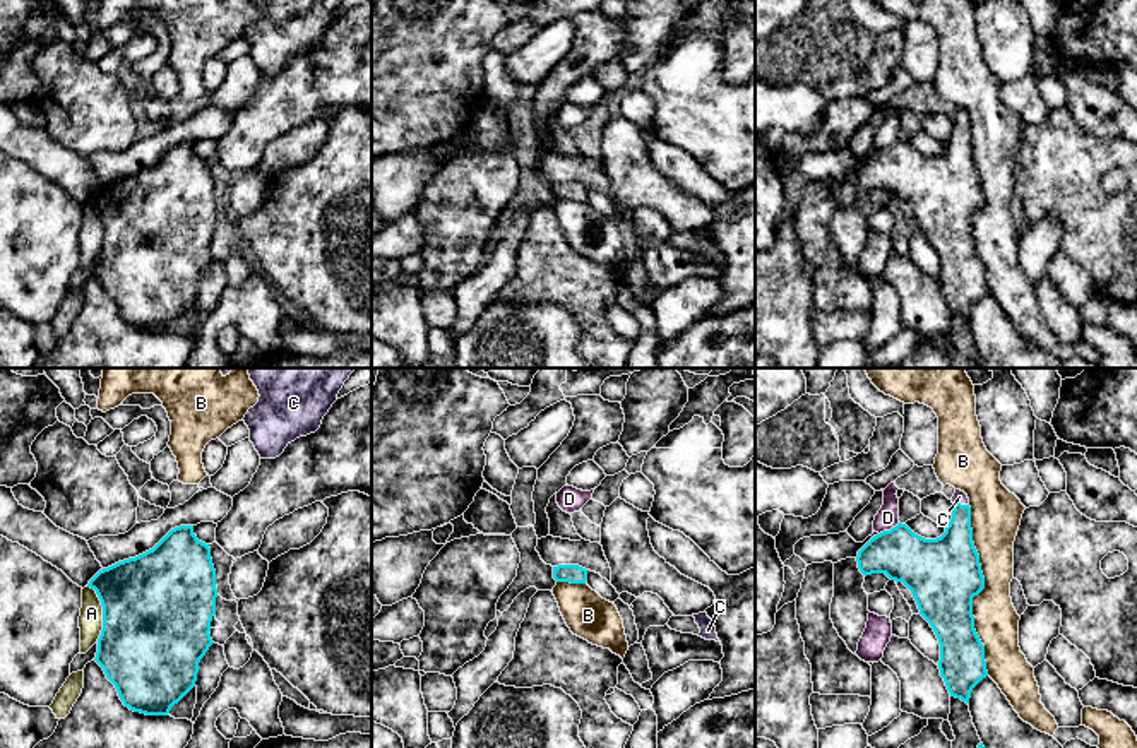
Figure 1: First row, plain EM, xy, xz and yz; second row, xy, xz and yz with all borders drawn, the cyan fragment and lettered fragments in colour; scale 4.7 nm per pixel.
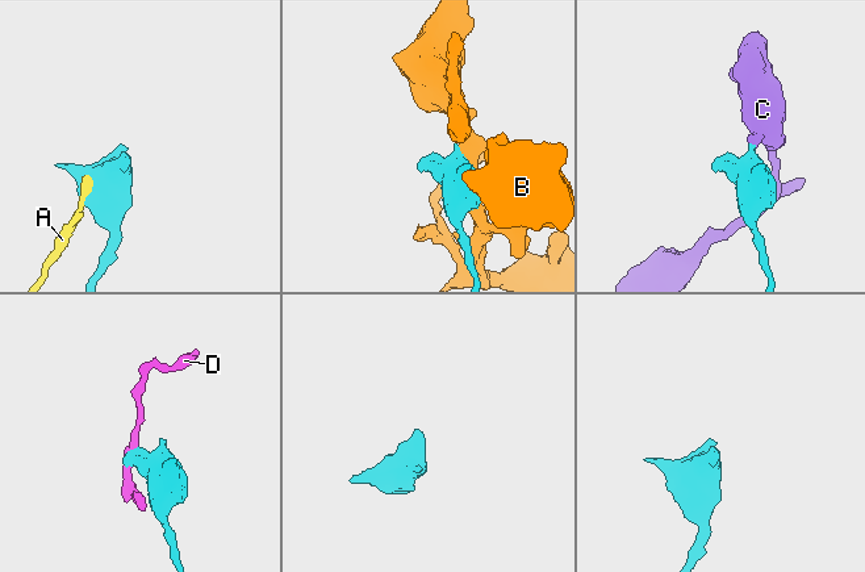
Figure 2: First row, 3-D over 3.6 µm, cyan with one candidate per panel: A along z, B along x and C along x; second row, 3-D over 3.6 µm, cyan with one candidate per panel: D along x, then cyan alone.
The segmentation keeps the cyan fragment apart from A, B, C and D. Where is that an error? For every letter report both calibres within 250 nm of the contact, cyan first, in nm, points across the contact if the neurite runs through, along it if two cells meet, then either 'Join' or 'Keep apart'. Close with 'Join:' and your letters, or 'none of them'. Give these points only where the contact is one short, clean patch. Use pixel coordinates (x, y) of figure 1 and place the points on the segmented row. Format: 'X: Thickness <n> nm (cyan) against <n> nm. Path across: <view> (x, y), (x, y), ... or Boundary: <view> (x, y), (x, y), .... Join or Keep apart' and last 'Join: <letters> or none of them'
A: Thickness 500 nm (cyan) against 110 nm. Keep apart
B: Thickness 340 nm (cyan) against 200 nm. Keep apart
C: Thickness 220 nm (cyan) against 60 nm. Path across: yz (952, 555), (959, 531), (959, 504), (959, 497). Join
D: Thickness 280 nm (cyan) against 110 nm. Boundary: yz (899, 522), (879, 534). Keep apart
Join: C

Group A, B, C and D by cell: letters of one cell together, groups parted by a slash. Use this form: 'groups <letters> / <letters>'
groups A / B / C / D

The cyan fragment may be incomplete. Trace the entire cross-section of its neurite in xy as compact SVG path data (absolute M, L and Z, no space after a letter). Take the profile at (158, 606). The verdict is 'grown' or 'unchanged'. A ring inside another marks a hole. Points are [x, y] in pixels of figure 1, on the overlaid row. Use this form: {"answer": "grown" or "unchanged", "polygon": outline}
{"answer": "unchanged", "polygon": "M193 525L175 527L152 549L99 570L87 587L96 591L103 606L103 630L94 661L115 685L125 707L146 715L168 715L195 686L199 662L214 644L209 632L217 589L209 544L197 539Z"}

